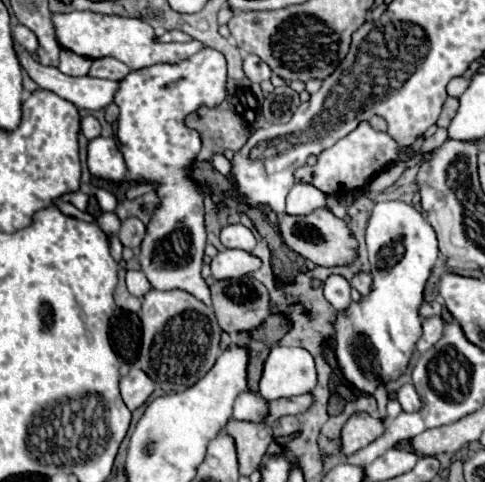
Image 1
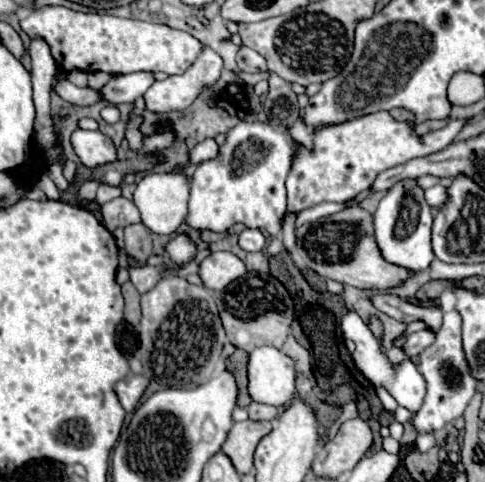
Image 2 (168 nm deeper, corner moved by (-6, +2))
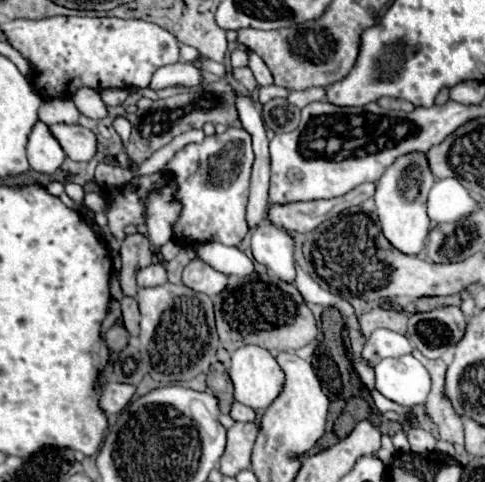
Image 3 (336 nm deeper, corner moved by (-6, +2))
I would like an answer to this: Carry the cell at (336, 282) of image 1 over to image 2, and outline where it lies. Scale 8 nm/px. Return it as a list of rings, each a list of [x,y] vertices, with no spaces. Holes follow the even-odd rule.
[[[349,312],[347,316],[343,316],[343,322],[341,322],[341,330],[345,334],[345,338],[353,340],[355,342],[355,352],[353,352],[353,360],[357,364],[357,368],[365,374],[365,378],[373,384],[373,386],[383,386],[395,400],[399,406],[411,410],[411,412],[417,412],[423,404],[423,398],[425,398],[425,380],[421,376],[421,372],[417,370],[417,366],[405,358],[401,364],[393,366],[387,358],[387,354],[381,350],[377,338],[373,336],[373,332],[363,324],[363,320],[357,316],[357,312]]]

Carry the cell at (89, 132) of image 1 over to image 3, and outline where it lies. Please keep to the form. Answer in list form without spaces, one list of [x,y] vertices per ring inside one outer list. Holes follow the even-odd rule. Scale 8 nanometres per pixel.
[[[43,98],[39,118],[45,124],[77,124],[79,110],[71,98]]]

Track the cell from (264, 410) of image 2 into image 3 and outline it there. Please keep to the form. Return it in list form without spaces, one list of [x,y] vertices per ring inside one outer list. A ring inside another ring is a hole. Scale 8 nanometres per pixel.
[[[233,402],[231,416],[237,422],[255,422],[255,410],[249,408],[249,406],[245,406],[245,404],[239,404],[239,402]]]

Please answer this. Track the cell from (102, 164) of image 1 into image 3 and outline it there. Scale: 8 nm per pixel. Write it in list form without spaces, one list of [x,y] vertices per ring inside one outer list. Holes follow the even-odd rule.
[[[53,124],[51,132],[55,132],[55,138],[71,160],[87,162],[97,154],[97,136],[89,128],[79,124]]]

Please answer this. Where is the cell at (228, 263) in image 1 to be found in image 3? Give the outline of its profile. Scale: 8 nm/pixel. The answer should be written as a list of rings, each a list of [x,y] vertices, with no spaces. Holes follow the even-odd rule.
[[[199,258],[191,260],[183,270],[183,284],[207,296],[219,294],[227,286],[227,280],[229,280],[227,274],[217,272],[215,268],[211,268],[207,262]]]

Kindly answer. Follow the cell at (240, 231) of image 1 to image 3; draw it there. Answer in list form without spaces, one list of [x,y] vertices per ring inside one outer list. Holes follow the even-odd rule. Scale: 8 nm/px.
[[[263,224],[255,228],[251,232],[251,250],[257,262],[269,266],[279,278],[293,282],[293,240],[285,234],[285,230],[273,224]]]

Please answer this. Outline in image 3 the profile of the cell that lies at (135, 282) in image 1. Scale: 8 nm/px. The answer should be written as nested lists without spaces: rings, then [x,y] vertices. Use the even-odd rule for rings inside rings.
[[[161,262],[151,264],[151,266],[137,272],[137,284],[141,288],[159,286],[159,284],[165,284],[165,282],[167,282],[167,272],[165,272],[165,266]]]

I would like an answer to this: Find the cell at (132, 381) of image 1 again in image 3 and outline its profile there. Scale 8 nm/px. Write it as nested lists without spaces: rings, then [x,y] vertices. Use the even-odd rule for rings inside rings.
[[[107,382],[101,398],[99,398],[99,406],[107,412],[107,414],[119,414],[131,400],[131,396],[135,394],[135,386],[133,384],[121,384],[121,382]]]

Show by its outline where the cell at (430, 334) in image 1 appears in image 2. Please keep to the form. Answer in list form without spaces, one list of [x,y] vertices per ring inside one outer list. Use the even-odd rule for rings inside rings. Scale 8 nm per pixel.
[[[419,330],[411,336],[407,336],[405,346],[401,348],[407,356],[419,356],[427,346],[431,346],[435,342],[435,334],[431,330]]]

